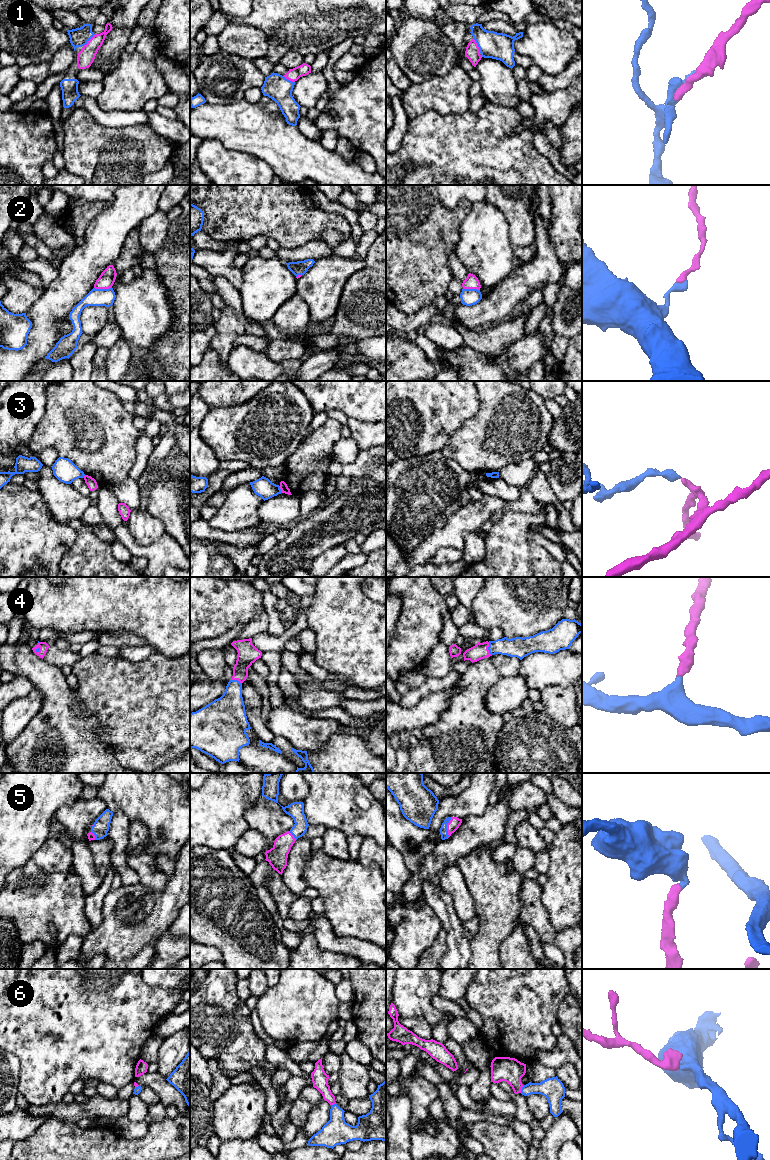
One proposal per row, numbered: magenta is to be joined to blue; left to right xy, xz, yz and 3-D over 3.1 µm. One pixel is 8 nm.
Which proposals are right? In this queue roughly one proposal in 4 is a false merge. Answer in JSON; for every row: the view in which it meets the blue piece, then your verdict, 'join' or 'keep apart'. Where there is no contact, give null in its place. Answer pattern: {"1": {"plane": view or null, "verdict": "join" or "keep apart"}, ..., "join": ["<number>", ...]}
{"1": {"plane": "yz", "verdict": "join"}, "2": {"plane": "xy", "verdict": "keep apart"}, "3": {"plane": "xz", "verdict": "keep apart"}, "4": {"plane": "yz", "verdict": "join"}, "5": {"plane": "yz", "verdict": "join"}, "6": {"plane": "yz", "verdict": "join"}, "join": ["1", "4", "5", "6"]}

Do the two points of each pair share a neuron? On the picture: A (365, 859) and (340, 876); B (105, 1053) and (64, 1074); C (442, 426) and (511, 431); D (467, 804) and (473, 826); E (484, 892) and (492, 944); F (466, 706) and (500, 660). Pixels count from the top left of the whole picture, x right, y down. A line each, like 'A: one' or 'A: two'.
A: two
B: one
C: two
D: two
E: one
F: two

